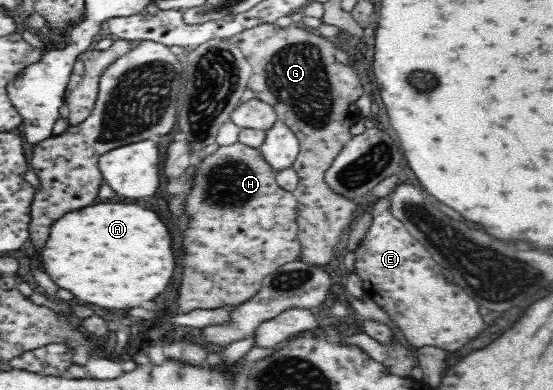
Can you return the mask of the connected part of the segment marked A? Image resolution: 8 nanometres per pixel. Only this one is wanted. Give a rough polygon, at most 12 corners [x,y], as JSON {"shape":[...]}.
{"shape":[[140,205],[66,213],[38,261],[102,309],[164,293],[170,233]]}

